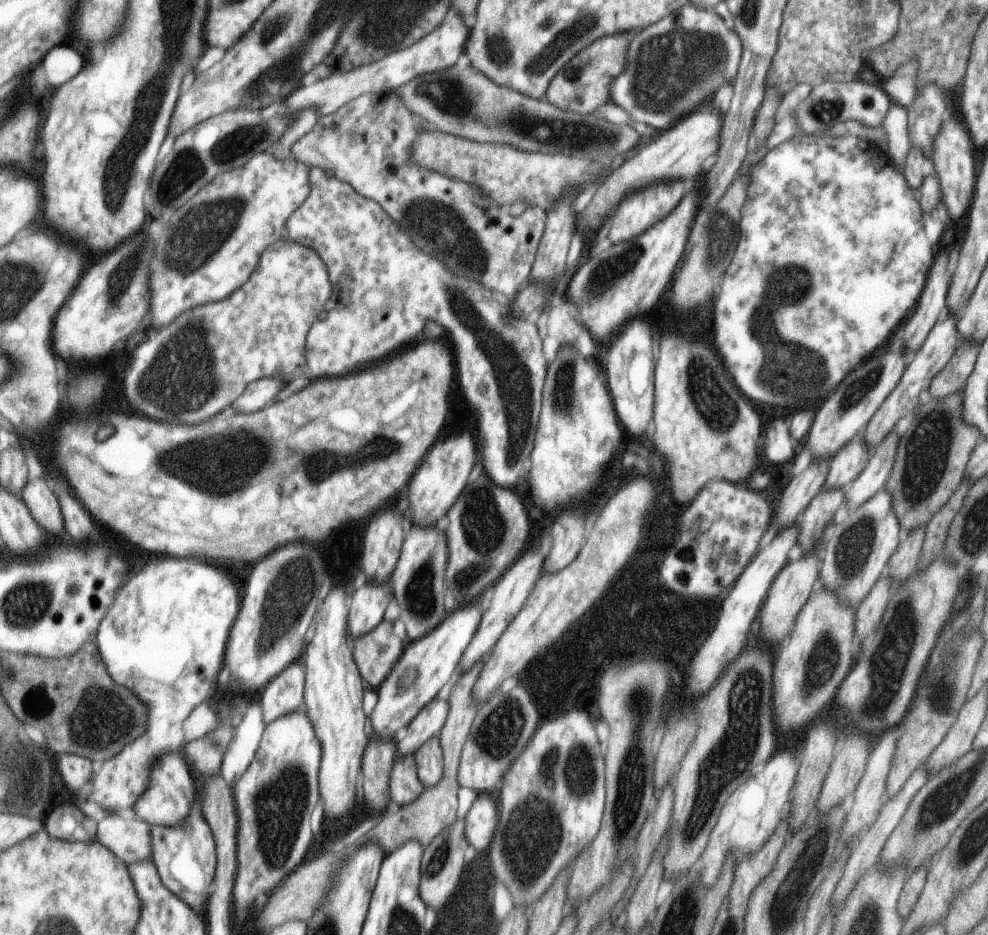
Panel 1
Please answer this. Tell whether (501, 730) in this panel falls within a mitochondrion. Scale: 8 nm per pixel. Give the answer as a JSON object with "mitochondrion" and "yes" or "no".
{"mitochondrion":"yes"}

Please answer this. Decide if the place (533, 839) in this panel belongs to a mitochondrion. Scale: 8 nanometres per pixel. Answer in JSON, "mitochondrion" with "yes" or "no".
{"mitochondrion":"yes"}

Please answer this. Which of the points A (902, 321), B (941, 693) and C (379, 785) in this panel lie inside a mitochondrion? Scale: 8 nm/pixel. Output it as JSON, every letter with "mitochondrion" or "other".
{"A":"other","B":"mitochondrion","C":"other"}

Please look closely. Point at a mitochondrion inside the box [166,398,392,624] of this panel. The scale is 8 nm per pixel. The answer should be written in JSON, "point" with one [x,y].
{"point":[376,447]}

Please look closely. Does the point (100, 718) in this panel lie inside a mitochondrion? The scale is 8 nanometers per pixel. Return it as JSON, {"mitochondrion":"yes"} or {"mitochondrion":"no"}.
{"mitochondrion":"yes"}

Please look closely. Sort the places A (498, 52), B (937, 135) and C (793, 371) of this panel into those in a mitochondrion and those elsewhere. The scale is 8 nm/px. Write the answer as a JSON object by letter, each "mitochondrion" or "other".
{"A":"mitochondrion","B":"other","C":"mitochondrion"}

